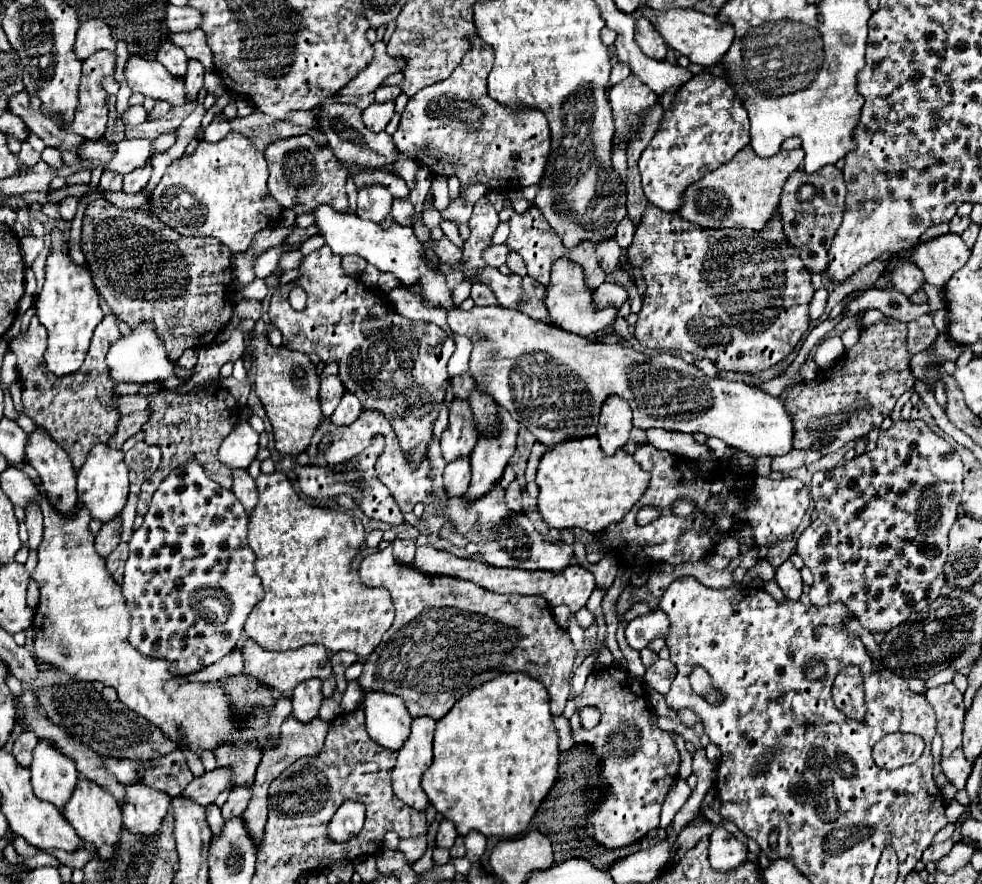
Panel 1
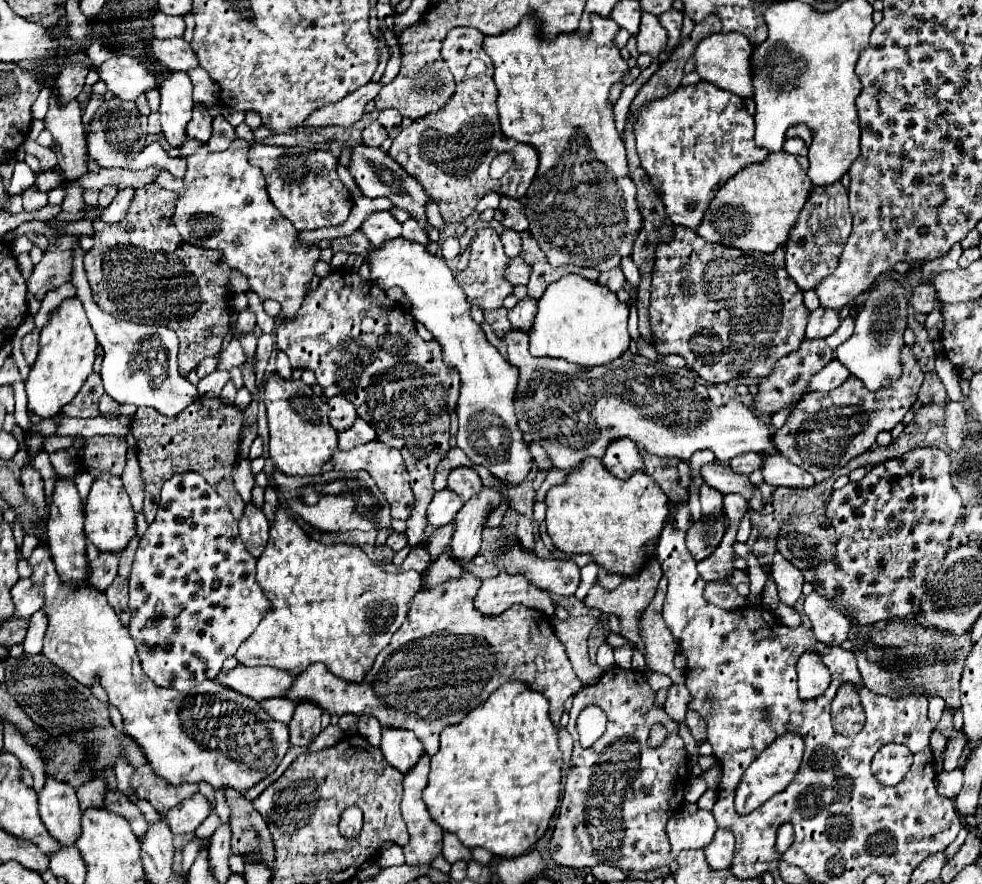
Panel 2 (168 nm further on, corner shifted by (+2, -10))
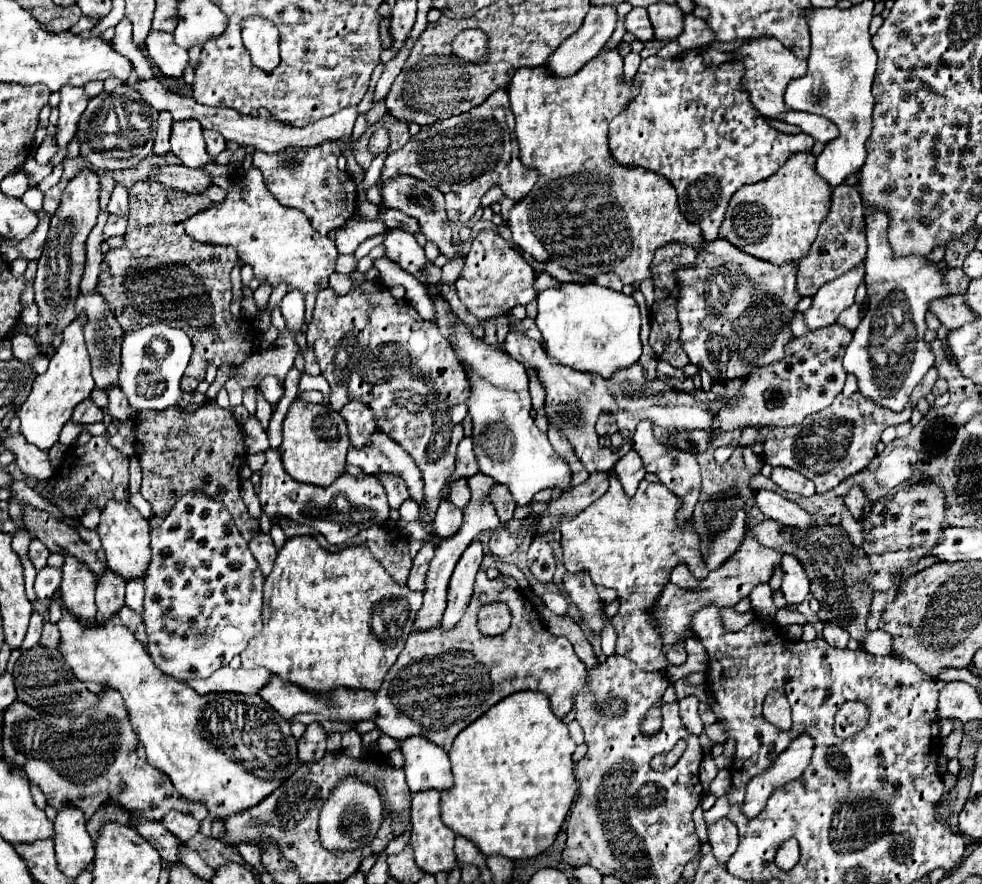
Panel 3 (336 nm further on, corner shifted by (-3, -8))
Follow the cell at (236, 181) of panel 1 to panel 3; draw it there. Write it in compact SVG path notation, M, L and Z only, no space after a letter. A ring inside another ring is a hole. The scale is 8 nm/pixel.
M254 165L250 169L240 167L232 185L226 191L226 199L222 203L214 203L212 207L192 215L186 223L186 233L194 241L200 241L200 243L234 247L238 251L238 259L242 263L248 263L248 265L254 267L254 277L260 283L268 283L272 287L276 287L280 283L286 283L288 291L300 289L300 293L306 293L306 295L328 287L328 277L334 273L334 263L336 263L336 257L338 257L334 241L316 233L310 227L310 221L306 219L304 213L300 213L298 209L288 209L288 207L280 205L272 197L272 193L268 193L268 187L264 185L262 173Z

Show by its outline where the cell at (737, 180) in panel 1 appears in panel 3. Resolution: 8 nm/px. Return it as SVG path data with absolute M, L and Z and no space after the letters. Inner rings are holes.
M796 153L788 157L788 163L772 177L760 183L742 185L728 203L720 237L744 253L774 265L802 259L808 253L820 223L826 219L832 193L832 187L816 173L814 163L816 157L812 153Z

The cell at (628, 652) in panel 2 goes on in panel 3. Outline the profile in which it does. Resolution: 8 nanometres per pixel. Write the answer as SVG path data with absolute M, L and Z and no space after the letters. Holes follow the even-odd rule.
M612 471L608 473L608 481L608 491L590 507L580 511L576 517L560 519L558 529L562 533L564 565L570 573L584 569L596 585L618 591L620 611L612 619L618 633L616 653L628 657L644 671L660 671L668 667L668 661L660 649L660 633L646 613L668 581L672 567L678 563L686 563L696 579L704 579L708 575L708 569L704 569L700 559L700 539L692 531L692 525L676 525L674 513L682 505L680 497L676 497L670 489L664 489L660 481L640 481L634 497L624 493L620 479Z

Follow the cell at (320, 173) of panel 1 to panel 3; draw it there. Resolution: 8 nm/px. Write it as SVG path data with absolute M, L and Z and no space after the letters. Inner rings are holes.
M284 149L280 153L254 151L254 165L262 171L270 193L286 207L300 209L320 235L328 235L332 229L340 229L356 213L356 183L350 173L340 173L334 165L302 165L296 157L296 149Z

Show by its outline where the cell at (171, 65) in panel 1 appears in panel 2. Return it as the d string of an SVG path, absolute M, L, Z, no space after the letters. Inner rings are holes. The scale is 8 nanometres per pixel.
M183 71L171 73L161 85L161 127L171 147L181 147L187 139L187 123L191 121L193 99L191 81Z

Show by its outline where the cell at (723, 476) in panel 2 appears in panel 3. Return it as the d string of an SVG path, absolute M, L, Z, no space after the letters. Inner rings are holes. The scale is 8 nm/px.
M756 489L754 499L766 517L776 519L778 523L782 523L786 527L798 527L798 529L812 527L812 519L806 511L802 511L794 501L788 501L774 491Z

